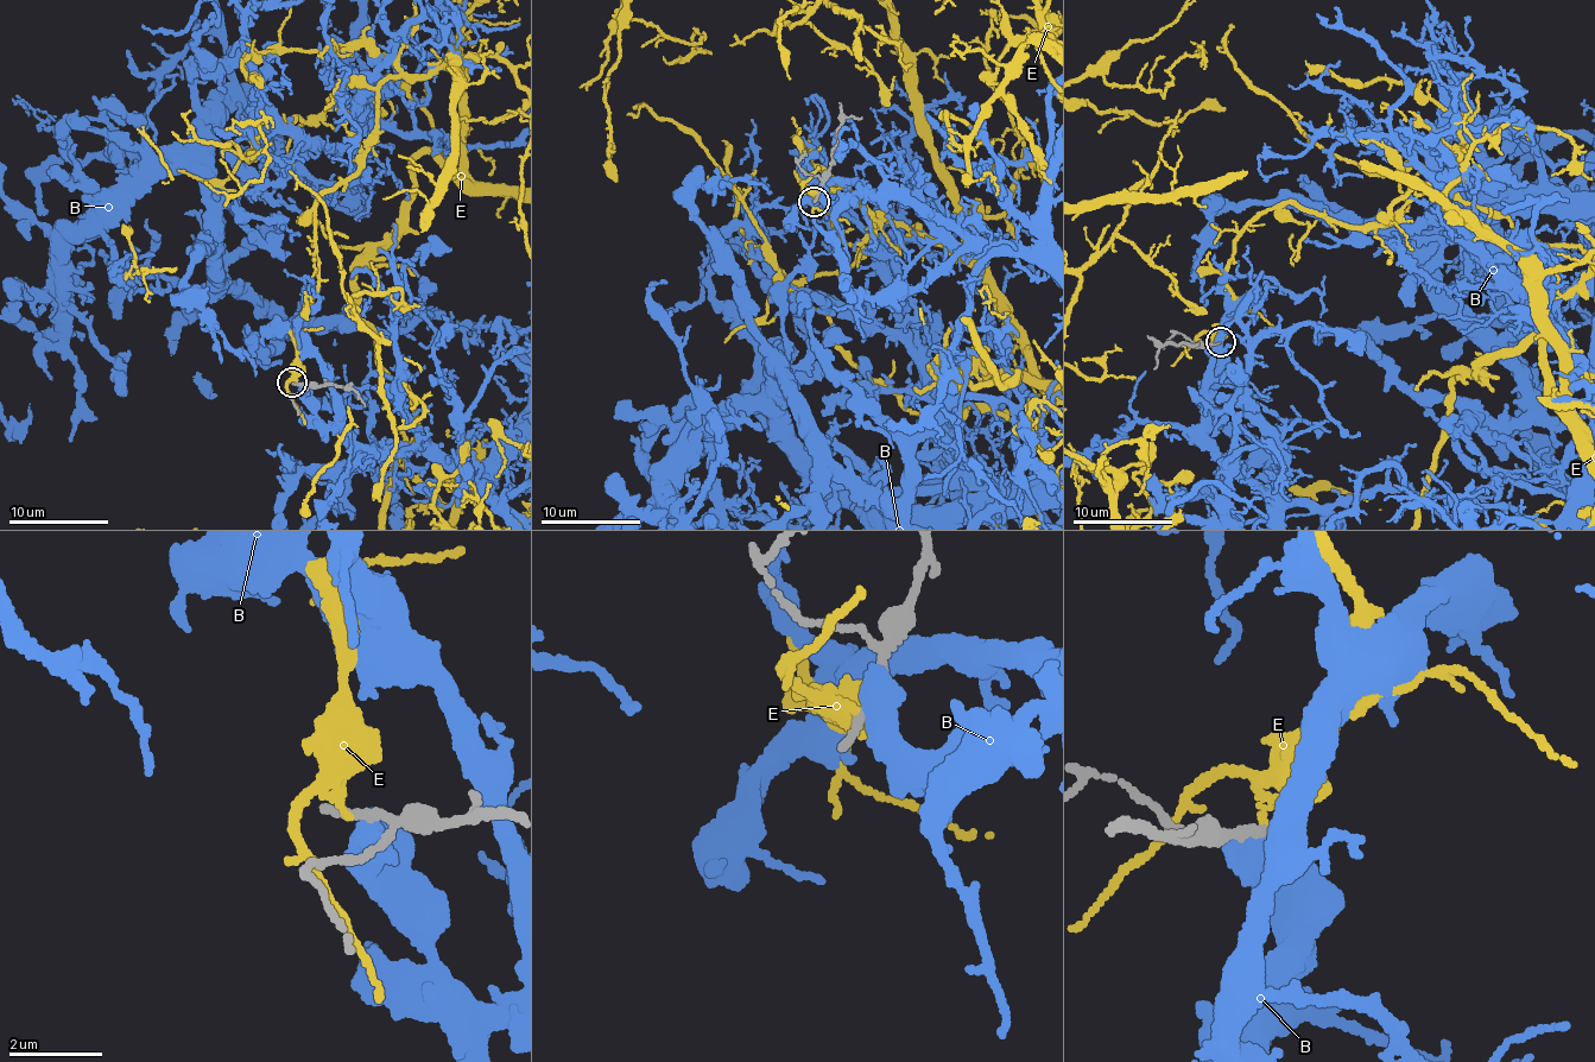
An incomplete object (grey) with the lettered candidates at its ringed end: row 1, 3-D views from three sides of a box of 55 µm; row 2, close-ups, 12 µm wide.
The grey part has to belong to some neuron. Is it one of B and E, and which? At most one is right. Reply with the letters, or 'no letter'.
no letter

